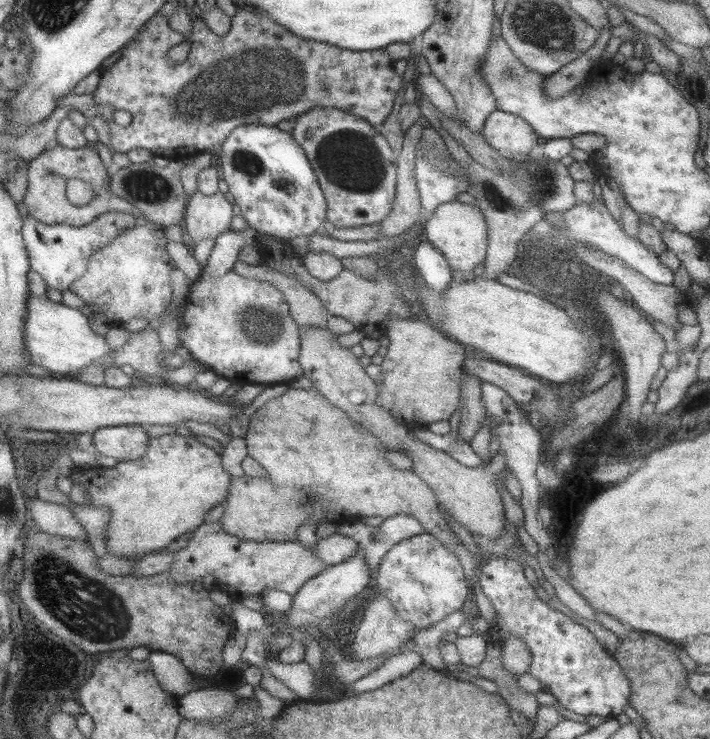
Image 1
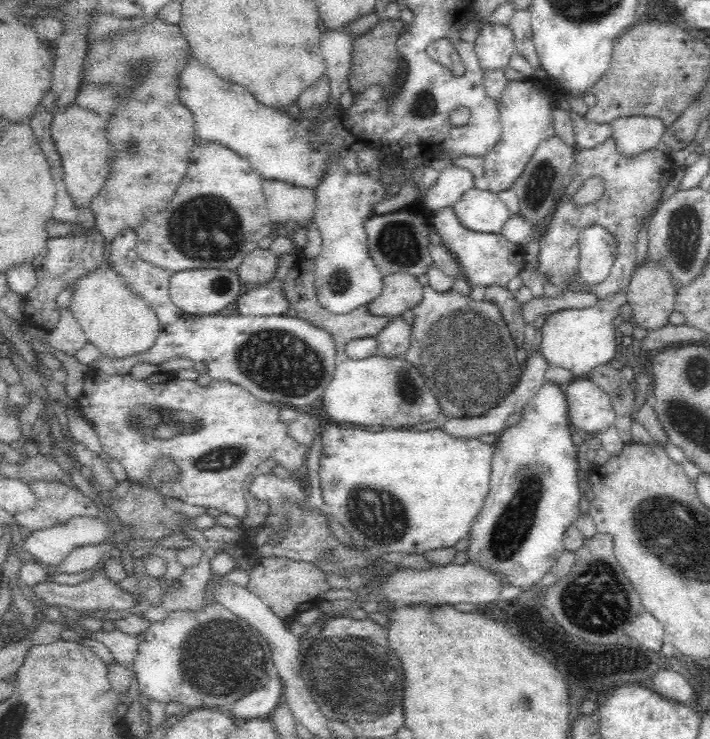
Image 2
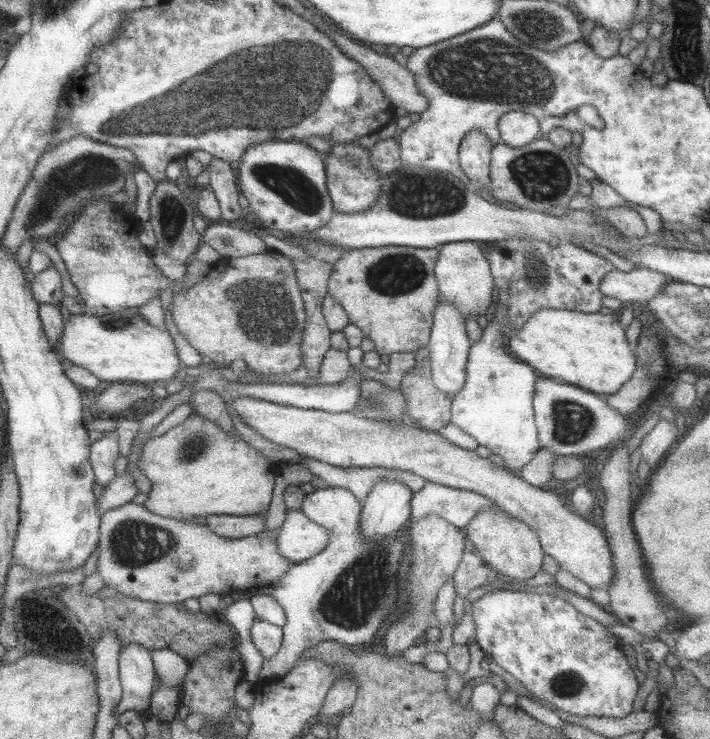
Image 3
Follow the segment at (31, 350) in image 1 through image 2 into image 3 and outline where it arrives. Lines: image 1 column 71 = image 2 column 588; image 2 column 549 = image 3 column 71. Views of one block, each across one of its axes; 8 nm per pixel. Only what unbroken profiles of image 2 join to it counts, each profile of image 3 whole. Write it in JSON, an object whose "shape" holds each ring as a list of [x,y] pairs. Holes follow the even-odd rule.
{"shape":[[[138,307],[104,316],[92,315],[86,310],[83,314],[71,314],[64,319],[56,349],[65,358],[64,362],[82,366],[108,383],[133,381],[152,385],[158,380],[168,382],[183,367],[168,329],[154,327],[140,315]]]}

